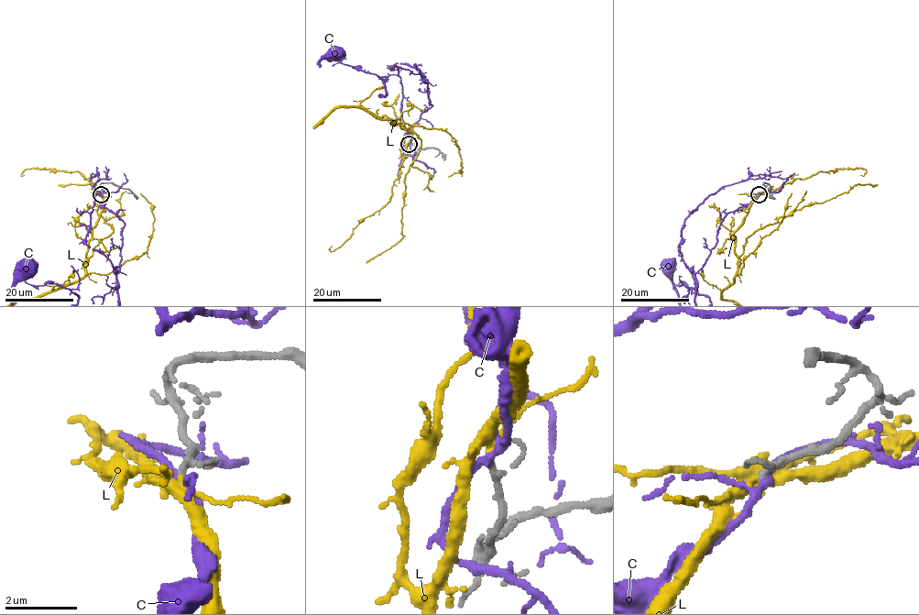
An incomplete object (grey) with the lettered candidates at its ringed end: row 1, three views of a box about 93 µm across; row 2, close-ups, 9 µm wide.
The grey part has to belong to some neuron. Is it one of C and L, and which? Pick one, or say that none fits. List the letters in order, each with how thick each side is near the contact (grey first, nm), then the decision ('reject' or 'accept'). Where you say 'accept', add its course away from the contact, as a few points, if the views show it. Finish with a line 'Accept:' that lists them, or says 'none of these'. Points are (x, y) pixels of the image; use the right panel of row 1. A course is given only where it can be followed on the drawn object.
C: calibres 150 and 180 nm; reject
L: calibres 140 and 220 nm; accept
Accept: L

